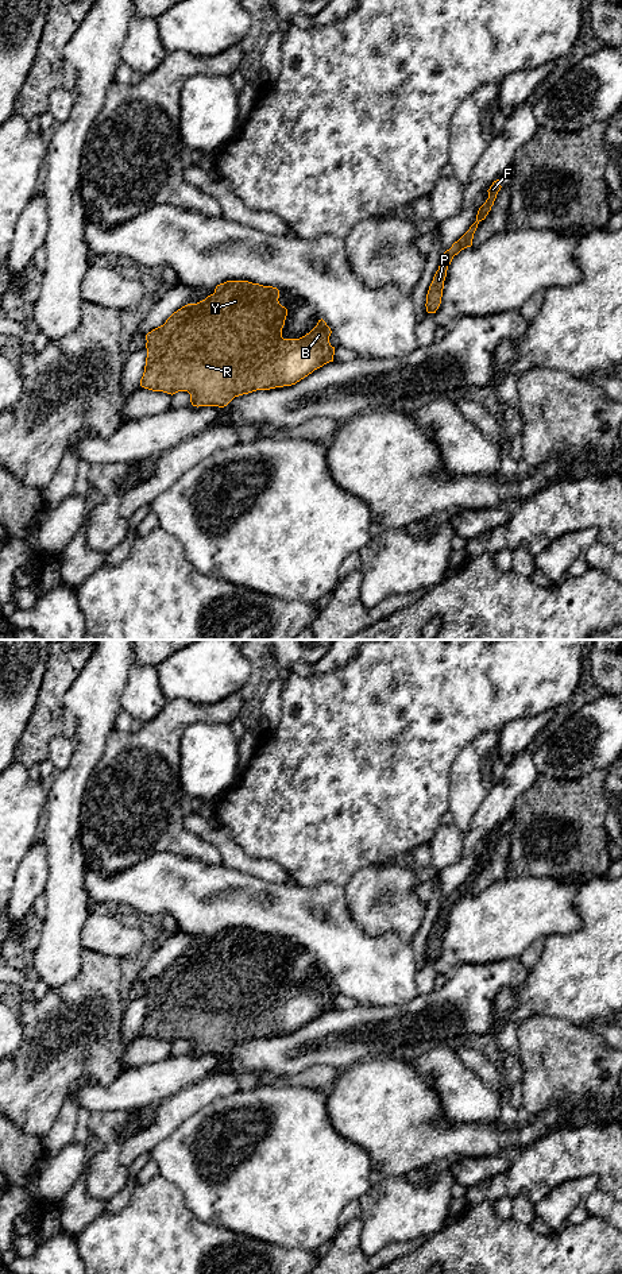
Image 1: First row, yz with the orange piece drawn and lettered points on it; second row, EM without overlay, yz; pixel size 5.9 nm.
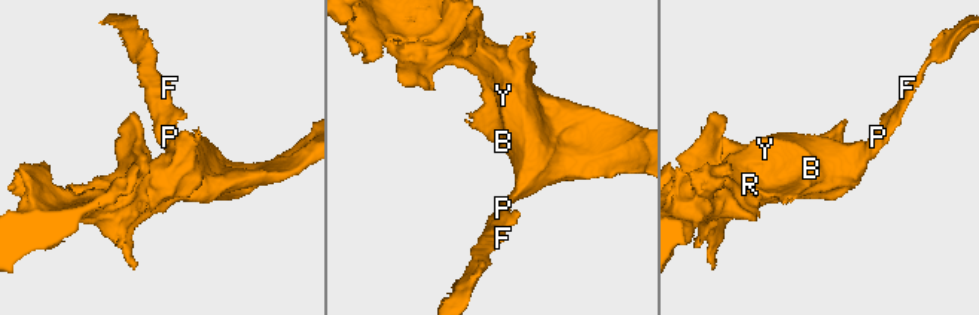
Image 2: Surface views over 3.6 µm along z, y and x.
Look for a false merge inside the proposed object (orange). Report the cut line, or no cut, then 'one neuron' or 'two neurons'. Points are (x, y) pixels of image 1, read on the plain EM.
cut none; one neuron

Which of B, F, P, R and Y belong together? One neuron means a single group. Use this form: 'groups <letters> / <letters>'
groups B F P R Y

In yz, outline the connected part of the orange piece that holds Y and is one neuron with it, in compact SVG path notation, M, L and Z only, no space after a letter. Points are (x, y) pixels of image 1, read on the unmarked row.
M227 929L197 951L174 960L163 973L146 982L147 1005L140 1034L152 1039L175 1042L188 1039L193 1054L227 1054L235 1045L256 1038L291 1034L324 1012L333 1009L335 995L329 991L331 976L321 966L300 987L283 987L287 957L278 949L279 938L248 929Z

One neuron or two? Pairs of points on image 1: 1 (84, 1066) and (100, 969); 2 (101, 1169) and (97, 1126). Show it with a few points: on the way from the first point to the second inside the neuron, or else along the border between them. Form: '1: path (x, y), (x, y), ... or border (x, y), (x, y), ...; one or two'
1: path (84, 1042), (84, 1016), (93, 993); one
2: path (108, 1158), (108, 1137); one

